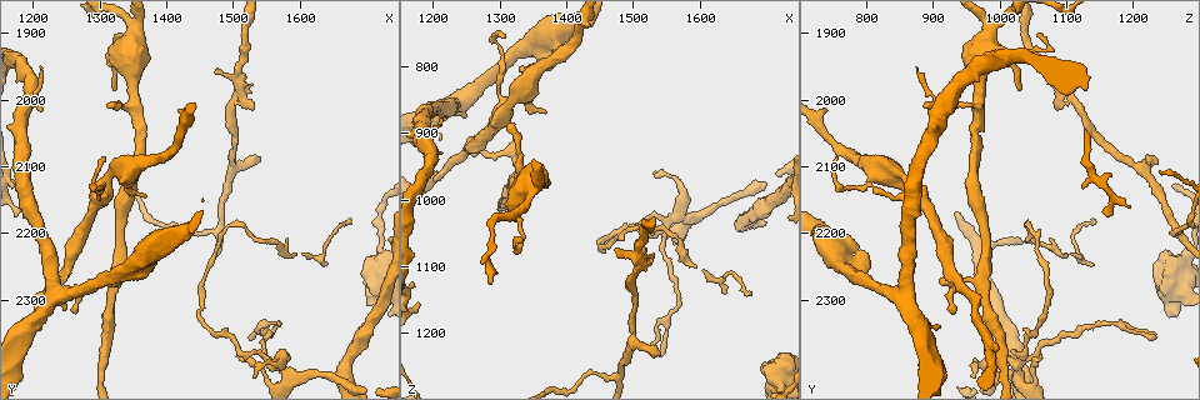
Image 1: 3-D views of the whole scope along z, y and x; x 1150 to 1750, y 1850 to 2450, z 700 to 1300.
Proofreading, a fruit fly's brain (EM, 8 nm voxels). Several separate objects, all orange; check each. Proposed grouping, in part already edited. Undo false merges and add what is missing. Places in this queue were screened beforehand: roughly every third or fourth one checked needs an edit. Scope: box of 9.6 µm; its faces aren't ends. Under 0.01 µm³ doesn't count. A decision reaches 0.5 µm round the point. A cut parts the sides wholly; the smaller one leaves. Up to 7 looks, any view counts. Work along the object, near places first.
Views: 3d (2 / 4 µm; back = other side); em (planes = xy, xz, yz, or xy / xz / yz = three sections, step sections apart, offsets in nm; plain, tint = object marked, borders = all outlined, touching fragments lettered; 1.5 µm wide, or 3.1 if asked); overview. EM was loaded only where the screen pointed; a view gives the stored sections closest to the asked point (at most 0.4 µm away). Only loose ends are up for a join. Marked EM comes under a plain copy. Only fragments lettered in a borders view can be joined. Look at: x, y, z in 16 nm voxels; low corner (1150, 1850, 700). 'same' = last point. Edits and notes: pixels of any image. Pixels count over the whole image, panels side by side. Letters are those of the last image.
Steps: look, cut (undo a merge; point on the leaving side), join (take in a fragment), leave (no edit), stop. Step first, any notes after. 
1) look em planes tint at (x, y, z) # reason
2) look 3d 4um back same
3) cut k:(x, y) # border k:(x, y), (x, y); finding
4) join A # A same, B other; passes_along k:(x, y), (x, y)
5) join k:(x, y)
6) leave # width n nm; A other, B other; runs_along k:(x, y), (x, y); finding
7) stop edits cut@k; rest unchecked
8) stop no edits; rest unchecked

look 3d 2um at (1540, 2090, 1235) # free end

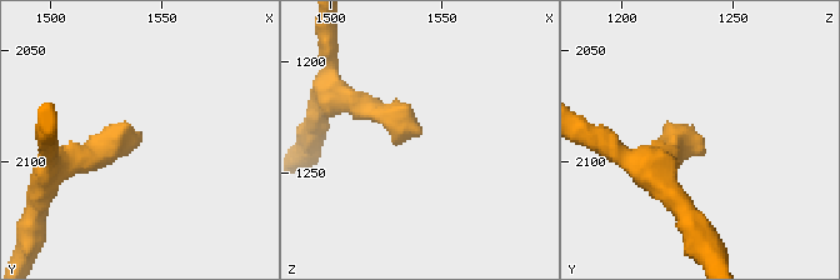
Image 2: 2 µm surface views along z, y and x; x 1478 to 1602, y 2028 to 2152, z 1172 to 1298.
look em xy step 4 tint at (1541, 2088, 1232)

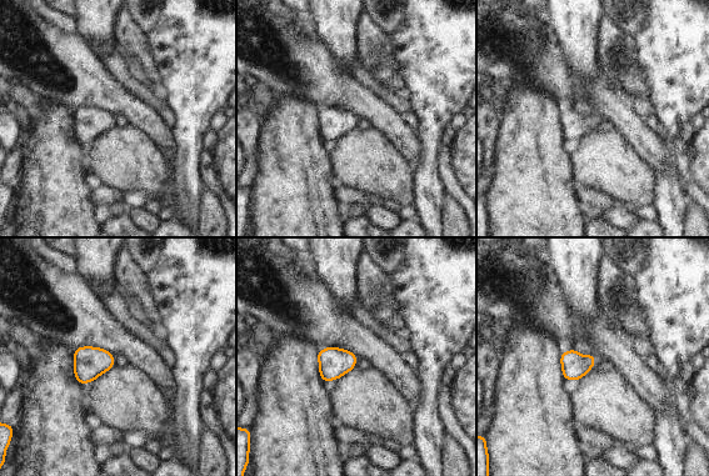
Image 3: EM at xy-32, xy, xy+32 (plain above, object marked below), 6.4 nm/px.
look em planes borders same # another direction

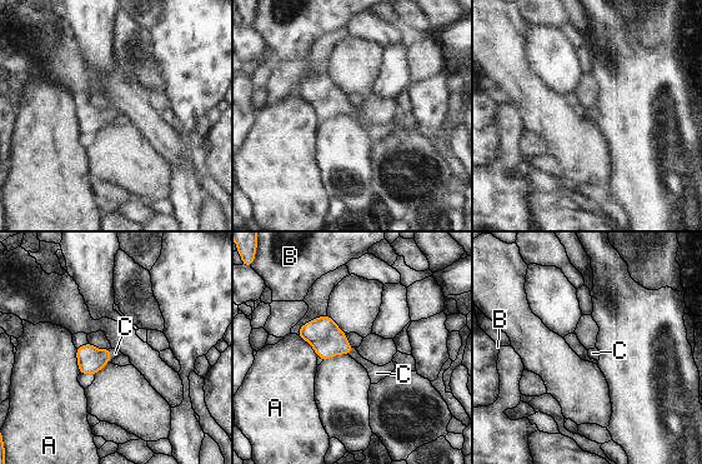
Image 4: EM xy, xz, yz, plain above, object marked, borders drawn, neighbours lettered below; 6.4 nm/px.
join C # longest_contact A 160 nm; A other, B other, C same; passes_along 4:(90, 360), (110, 357), (115, 353); the neuron continues

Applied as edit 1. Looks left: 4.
look overview

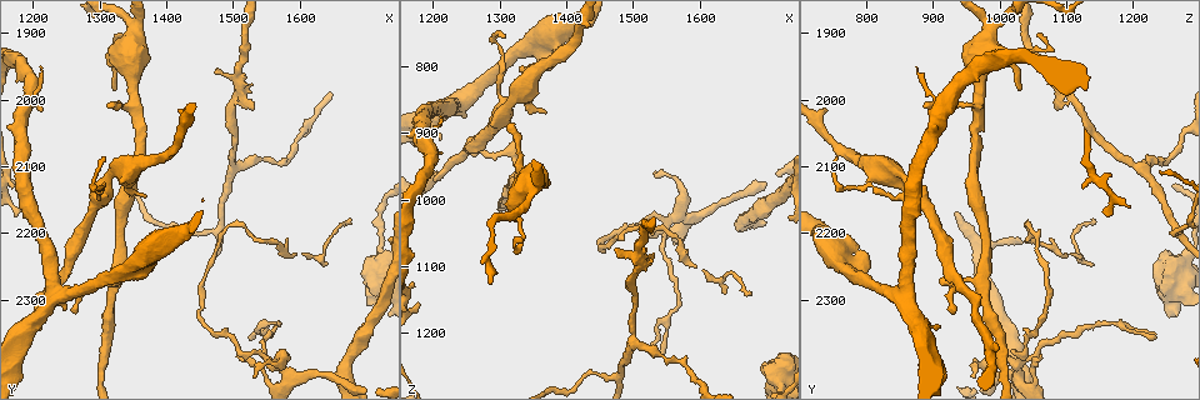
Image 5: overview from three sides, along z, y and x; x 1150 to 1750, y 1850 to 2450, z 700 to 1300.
look 3d 4um at (1475, 2200, 1265) # sharp bend

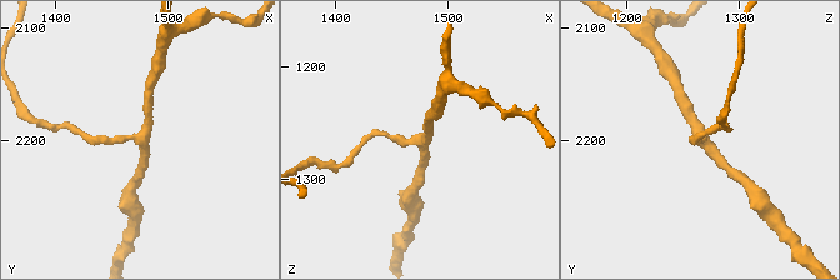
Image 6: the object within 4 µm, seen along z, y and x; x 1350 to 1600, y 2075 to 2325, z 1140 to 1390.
look em planes tint at (1474, 2200, 1266) # arms 3

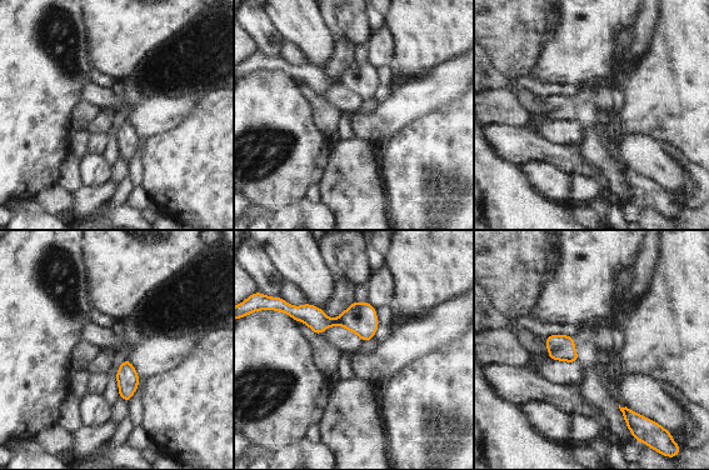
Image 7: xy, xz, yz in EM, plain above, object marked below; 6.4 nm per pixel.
look em planes borders same

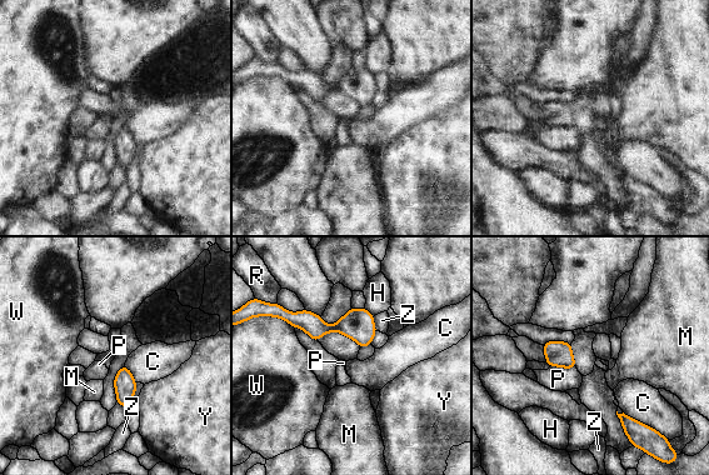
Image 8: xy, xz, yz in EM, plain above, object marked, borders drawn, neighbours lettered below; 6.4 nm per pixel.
leave # longest_contact W 200 nm; C other, H other, M other, P other, R other, W other, Y other, Z other; all the same neuron

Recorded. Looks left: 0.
stop edits join@4; rest unchecked

